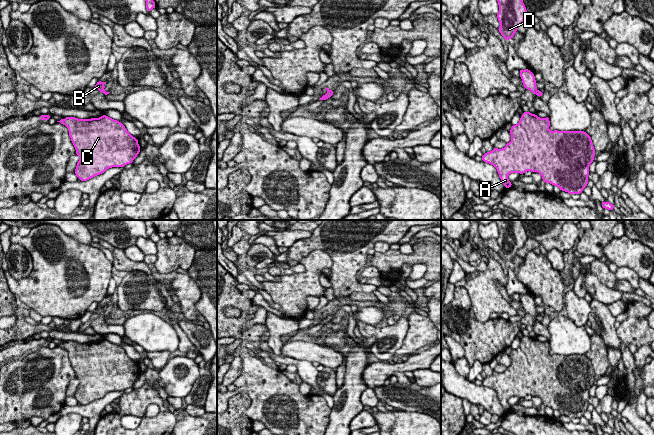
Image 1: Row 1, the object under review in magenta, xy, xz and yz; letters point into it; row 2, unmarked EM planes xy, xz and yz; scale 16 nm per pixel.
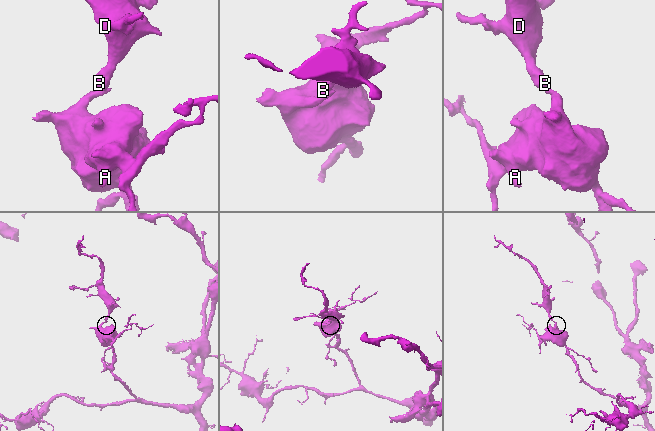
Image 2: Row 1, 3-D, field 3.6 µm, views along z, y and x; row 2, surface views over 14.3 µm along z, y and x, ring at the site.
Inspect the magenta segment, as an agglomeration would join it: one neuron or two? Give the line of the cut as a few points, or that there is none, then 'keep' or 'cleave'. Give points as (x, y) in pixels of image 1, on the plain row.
cut yz (537, 315), (535, 317); cleave

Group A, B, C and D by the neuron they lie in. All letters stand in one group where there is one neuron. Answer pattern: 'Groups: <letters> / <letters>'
Groups: A C / B D

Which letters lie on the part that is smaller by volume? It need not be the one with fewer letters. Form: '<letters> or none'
B, D

